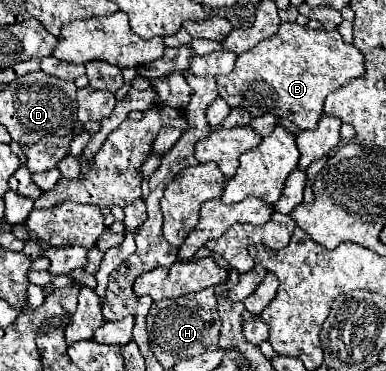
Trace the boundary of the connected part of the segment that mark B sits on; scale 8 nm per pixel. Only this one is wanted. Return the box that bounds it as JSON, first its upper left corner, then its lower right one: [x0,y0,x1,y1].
[216,22,362,130]

